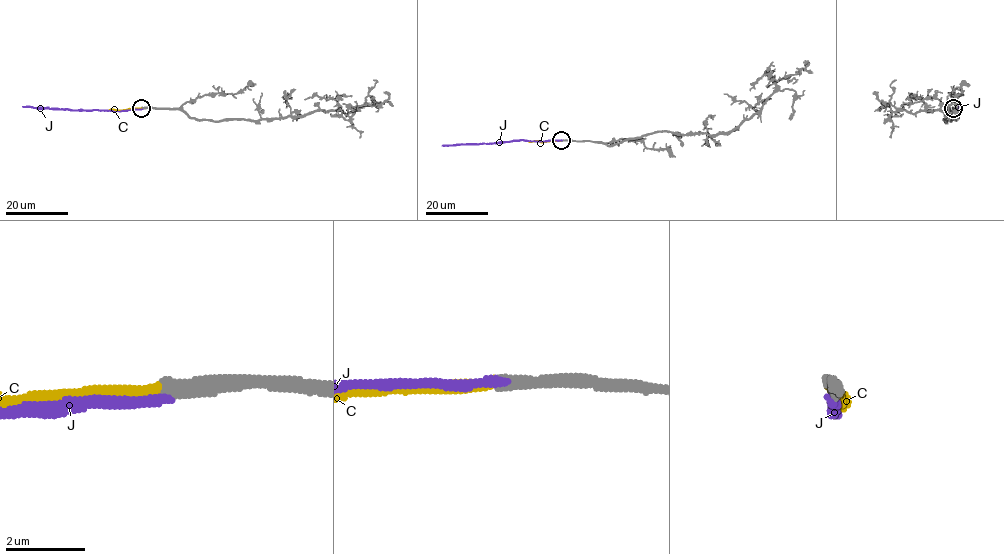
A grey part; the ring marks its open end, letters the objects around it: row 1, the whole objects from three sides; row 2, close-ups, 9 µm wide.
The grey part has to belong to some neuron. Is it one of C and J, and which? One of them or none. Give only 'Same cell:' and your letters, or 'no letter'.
Same cell: C

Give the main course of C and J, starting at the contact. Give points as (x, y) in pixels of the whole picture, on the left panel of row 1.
C: (142, 108), (109, 110)
J: (142, 109), (92, 110), (22, 106)

